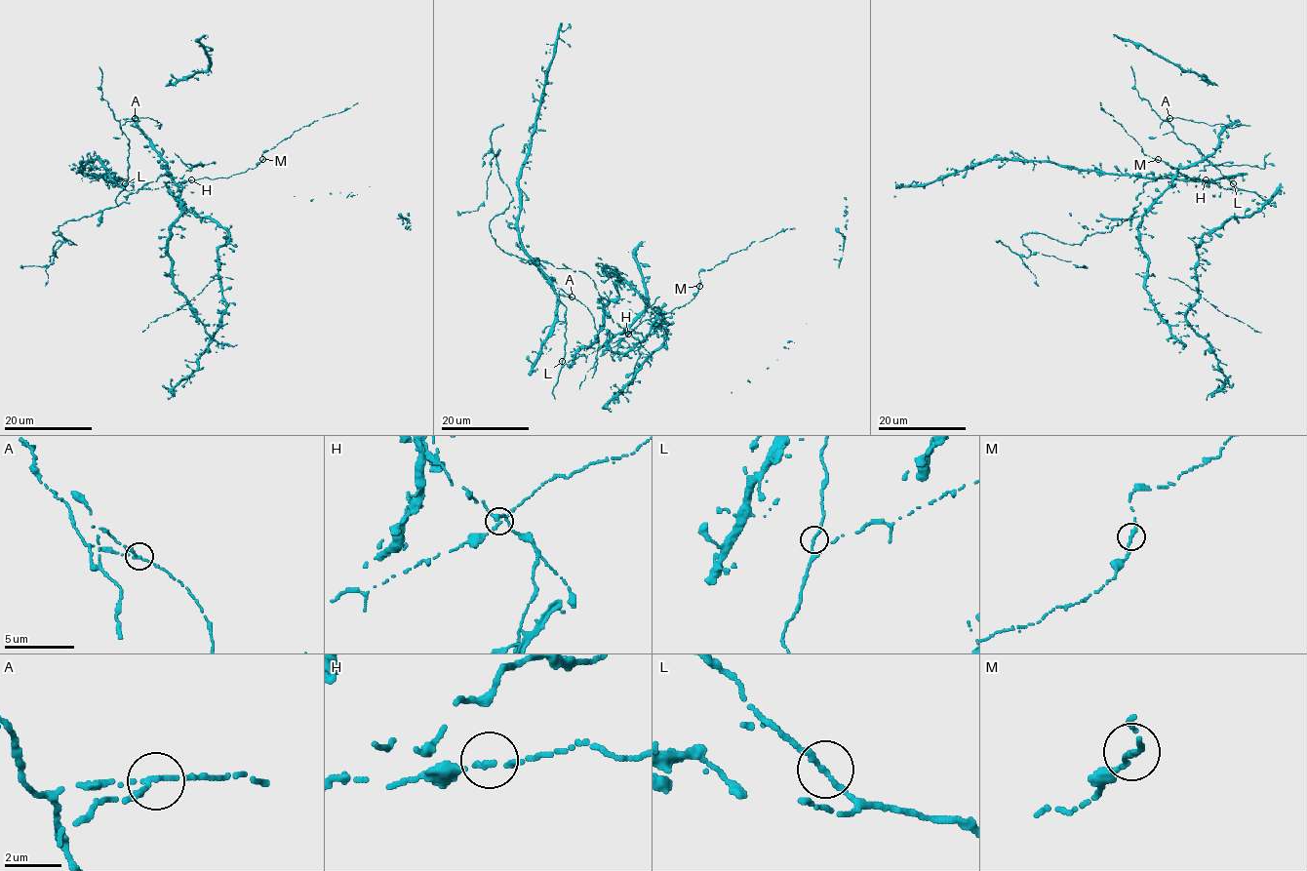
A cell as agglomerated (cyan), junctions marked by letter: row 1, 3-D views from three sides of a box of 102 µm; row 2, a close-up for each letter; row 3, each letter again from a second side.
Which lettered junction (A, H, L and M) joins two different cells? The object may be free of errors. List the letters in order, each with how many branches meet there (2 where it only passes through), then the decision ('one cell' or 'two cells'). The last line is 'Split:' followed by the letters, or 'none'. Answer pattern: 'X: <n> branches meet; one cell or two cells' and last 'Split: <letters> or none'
A: 2 branches meet; one cell
H: 2 branches meet; one cell
L: 2 branches meet; one cell
M: 2 branches meet; one cell
Split: none

